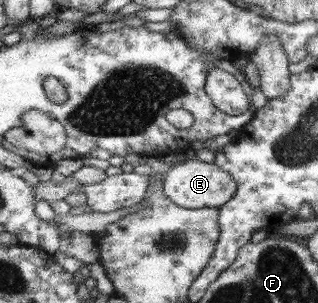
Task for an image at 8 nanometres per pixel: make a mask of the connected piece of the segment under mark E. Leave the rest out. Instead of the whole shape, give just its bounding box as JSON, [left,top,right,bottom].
[163,157,238,208]

